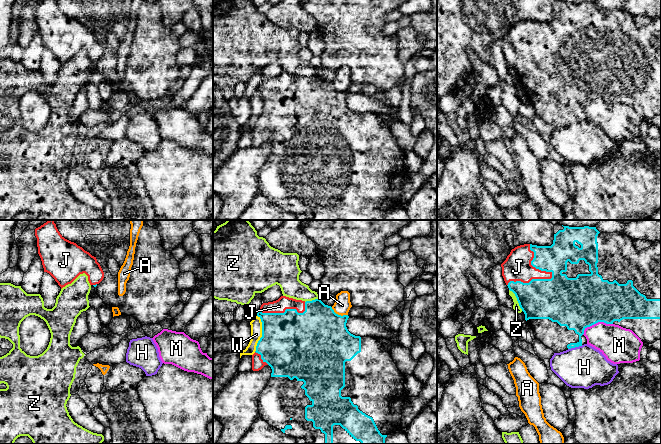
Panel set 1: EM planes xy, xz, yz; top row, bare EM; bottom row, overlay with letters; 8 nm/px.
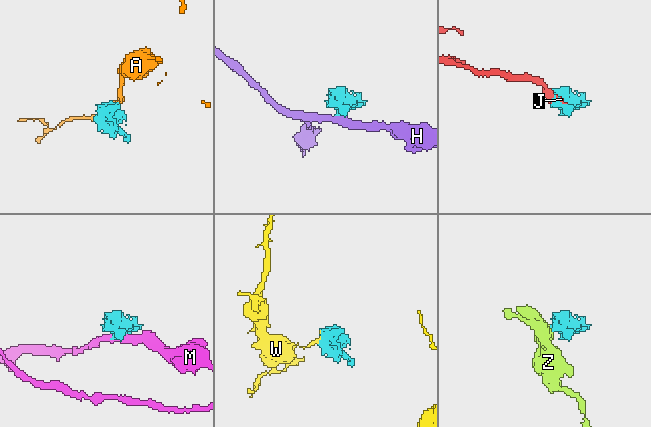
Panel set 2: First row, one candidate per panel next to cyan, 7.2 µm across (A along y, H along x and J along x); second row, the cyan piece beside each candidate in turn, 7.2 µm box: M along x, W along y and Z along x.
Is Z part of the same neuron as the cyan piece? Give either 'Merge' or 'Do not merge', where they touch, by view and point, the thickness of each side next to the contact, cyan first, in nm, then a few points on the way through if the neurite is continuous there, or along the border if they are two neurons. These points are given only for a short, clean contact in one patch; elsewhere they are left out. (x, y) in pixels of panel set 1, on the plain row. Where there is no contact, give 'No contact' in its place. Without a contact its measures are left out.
Do not merge. Touches cyan at yz (517, 76). Thickness 320 nm (cyan) against 60 nm. Boundary: yz (509, 65), (514, 70), (522, 86)

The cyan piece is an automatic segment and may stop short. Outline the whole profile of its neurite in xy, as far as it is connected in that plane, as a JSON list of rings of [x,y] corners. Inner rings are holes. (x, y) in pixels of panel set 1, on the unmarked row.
[[[56,0],[41,1],[35,5],[35,12],[44,48],[49,49],[61,65],[83,49],[94,63],[103,56],[104,48],[96,33],[65,15]]]

